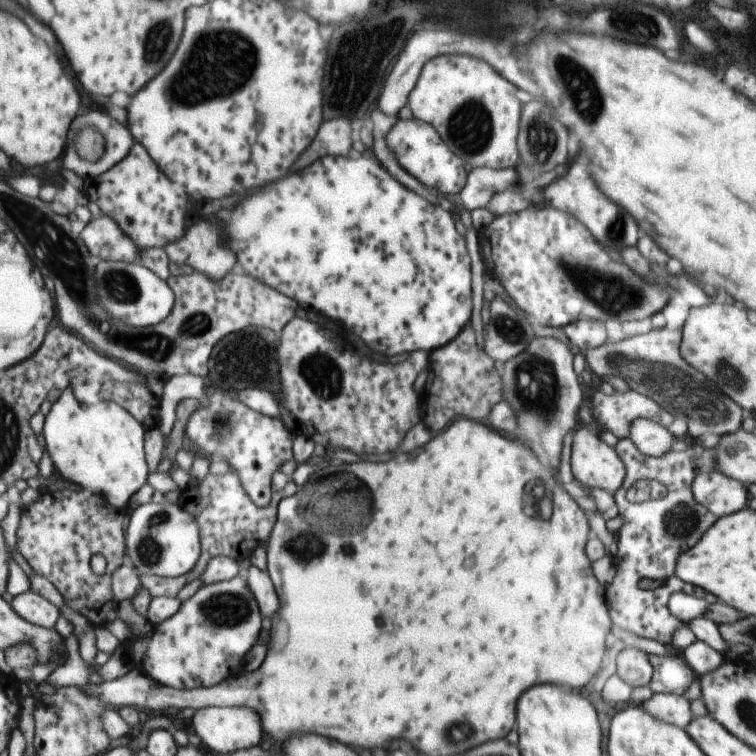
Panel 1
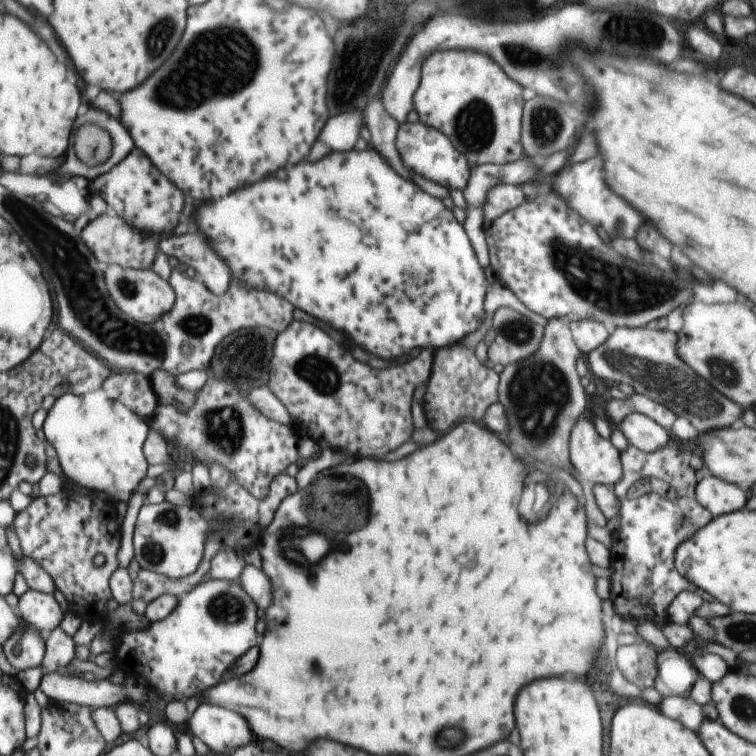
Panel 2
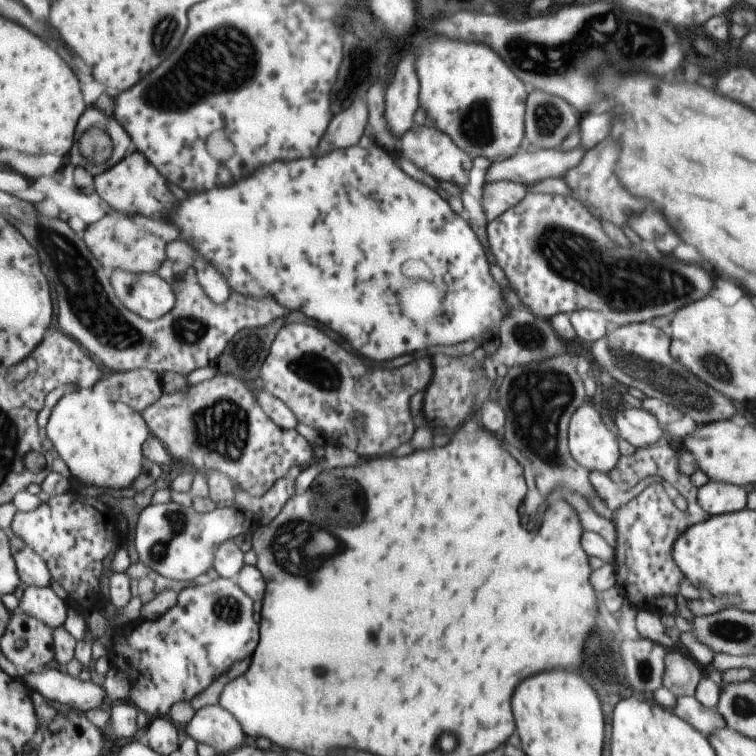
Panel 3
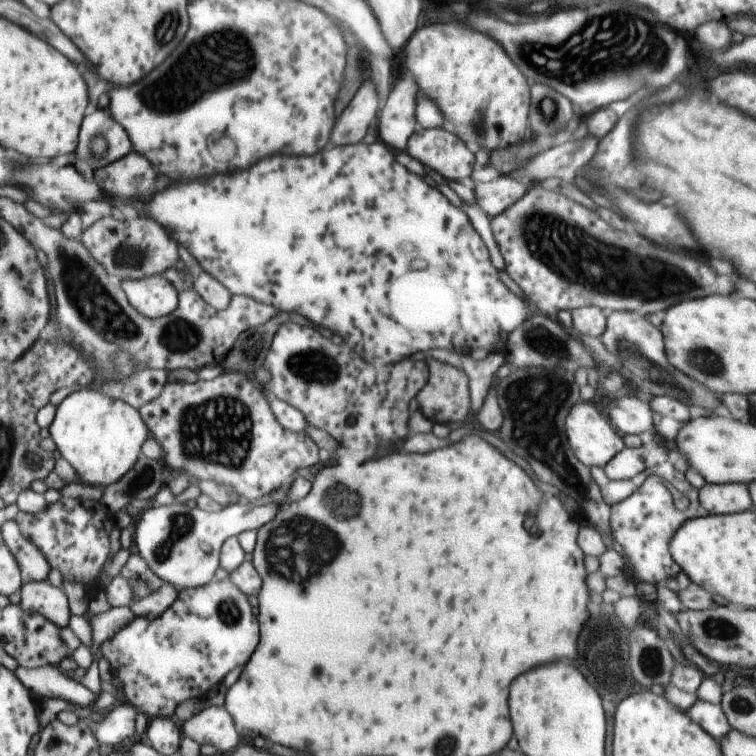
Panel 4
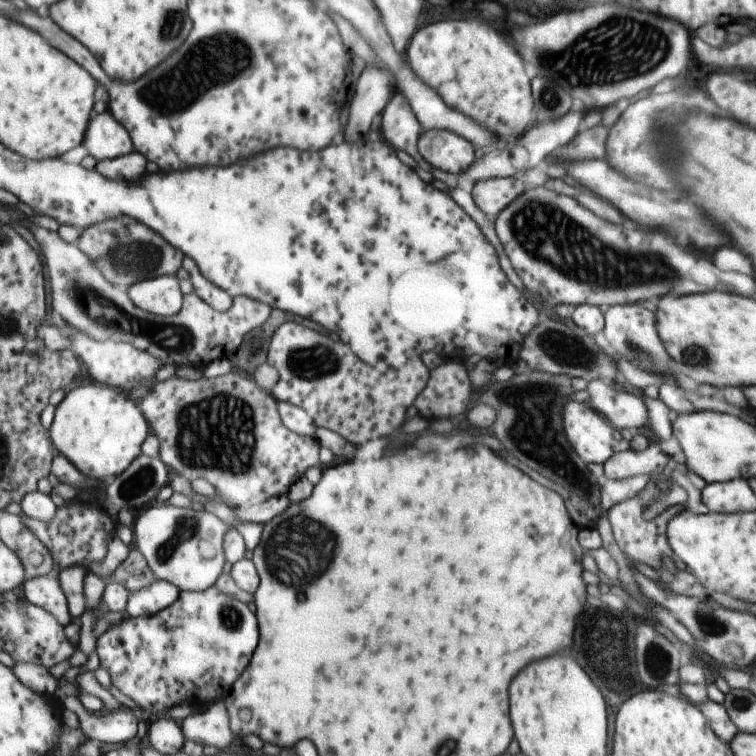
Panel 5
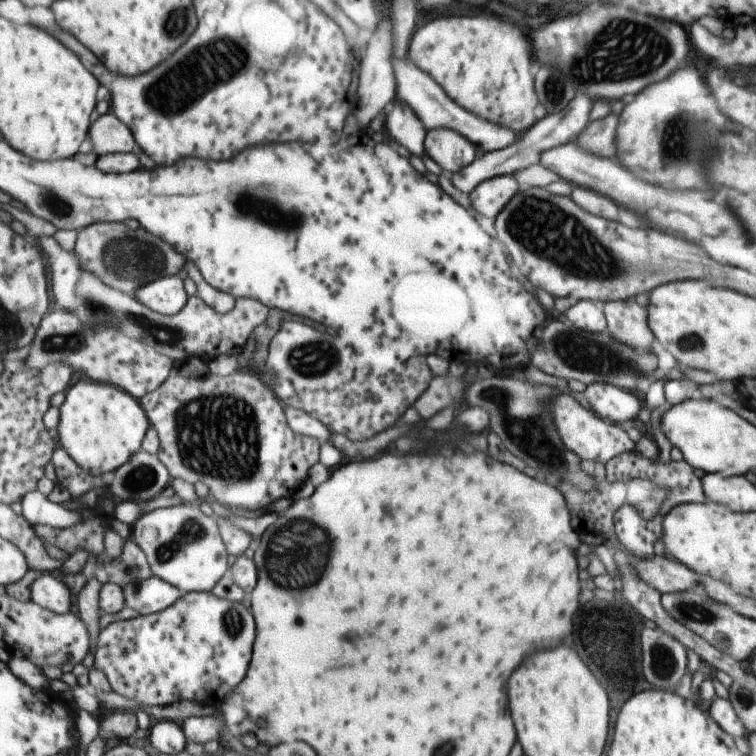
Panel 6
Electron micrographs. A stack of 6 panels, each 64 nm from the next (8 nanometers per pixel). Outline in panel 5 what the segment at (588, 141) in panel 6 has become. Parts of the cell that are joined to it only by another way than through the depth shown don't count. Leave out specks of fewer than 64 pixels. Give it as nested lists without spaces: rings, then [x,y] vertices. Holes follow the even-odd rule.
[[[591,126],[589,130],[579,132],[561,154],[559,158],[603,158],[605,156],[605,138],[607,138],[607,128],[605,126]]]

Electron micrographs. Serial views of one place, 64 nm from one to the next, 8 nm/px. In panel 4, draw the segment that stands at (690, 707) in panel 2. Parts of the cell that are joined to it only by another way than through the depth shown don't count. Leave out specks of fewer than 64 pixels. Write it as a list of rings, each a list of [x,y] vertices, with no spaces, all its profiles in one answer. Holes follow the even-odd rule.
[[[697,701],[691,708],[684,711],[696,723],[703,726],[703,730],[715,740],[722,740],[727,735],[727,732],[731,730],[719,705],[713,705],[706,701]]]

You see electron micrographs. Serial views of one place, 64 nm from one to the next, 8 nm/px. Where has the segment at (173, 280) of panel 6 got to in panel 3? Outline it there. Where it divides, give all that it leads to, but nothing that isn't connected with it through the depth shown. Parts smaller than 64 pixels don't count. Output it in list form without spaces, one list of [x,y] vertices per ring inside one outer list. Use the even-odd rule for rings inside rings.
[[[119,268],[111,274],[111,284],[121,302],[145,320],[163,318],[178,302],[174,286],[157,273],[137,274]]]

